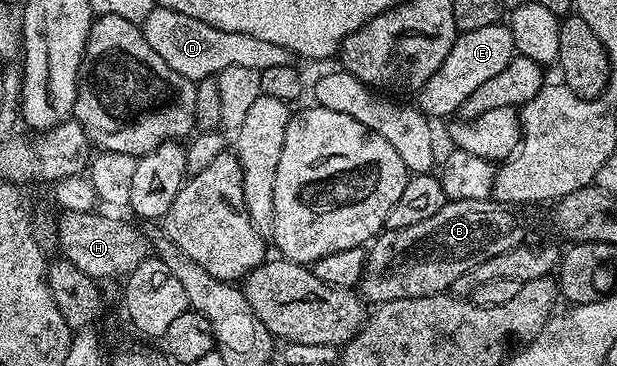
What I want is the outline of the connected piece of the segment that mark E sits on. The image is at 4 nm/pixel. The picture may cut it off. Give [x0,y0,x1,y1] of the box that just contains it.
[416,23,514,119]

